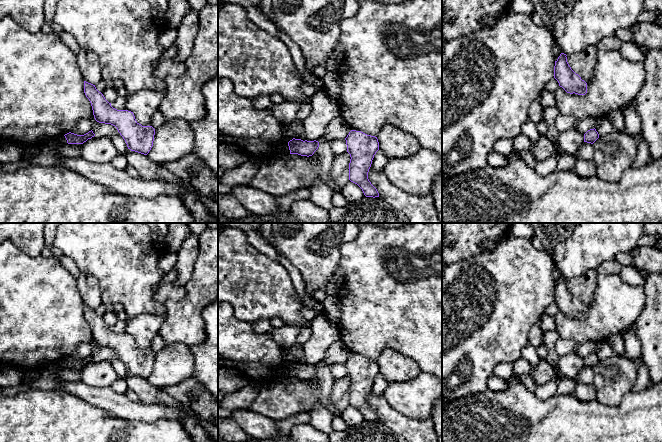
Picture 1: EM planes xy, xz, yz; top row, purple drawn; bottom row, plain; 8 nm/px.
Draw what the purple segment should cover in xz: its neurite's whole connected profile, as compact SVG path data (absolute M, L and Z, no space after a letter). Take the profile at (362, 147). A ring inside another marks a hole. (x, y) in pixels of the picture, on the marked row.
M351 130L345 138L350 154L349 180L357 184L366 197L379 197L377 189L368 179L368 172L374 155L379 150L377 137L361 131Z

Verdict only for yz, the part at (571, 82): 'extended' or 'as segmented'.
as segmented

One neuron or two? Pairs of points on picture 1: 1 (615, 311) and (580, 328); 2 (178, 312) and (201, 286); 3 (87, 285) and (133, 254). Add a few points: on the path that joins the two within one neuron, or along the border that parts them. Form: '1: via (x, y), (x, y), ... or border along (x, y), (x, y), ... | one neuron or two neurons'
1: via (606, 316), (596, 326), (589, 328) | one neuron
2: via (184, 306), (198, 292) | one neuron
3: border along (81, 272), (92, 274), (98, 280), (102, 301) | two neurons

